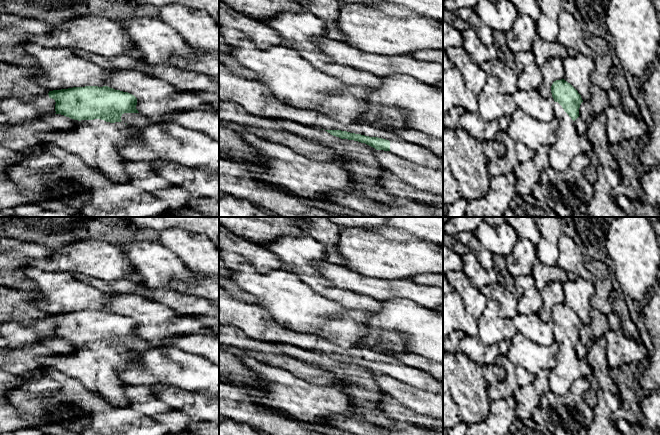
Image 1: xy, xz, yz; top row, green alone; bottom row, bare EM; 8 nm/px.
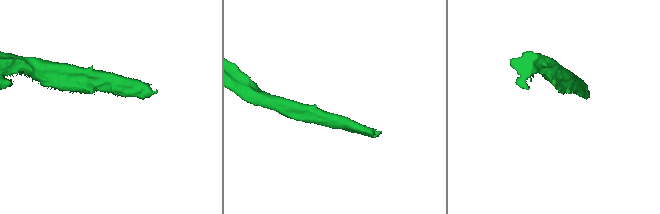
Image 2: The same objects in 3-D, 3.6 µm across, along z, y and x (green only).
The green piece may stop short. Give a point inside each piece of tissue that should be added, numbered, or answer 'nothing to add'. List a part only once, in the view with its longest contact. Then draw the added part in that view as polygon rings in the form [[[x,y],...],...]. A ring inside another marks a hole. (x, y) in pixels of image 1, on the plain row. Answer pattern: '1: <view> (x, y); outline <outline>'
1: xz (257, 324); outline [[[219,284],[219,324],[241,329],[246,337],[275,344],[287,344],[323,354],[341,354],[378,361],[390,365],[390,376],[413,387],[443,394],[443,384],[429,372],[400,362],[392,355],[379,353],[369,348],[342,348],[320,336],[294,331],[278,323],[276,319],[257,304],[231,297]]]

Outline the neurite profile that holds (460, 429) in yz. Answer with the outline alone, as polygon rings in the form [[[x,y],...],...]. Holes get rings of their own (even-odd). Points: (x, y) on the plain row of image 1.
[[[461,422],[455,427],[444,431],[445,435],[466,435],[468,429],[468,424]]]

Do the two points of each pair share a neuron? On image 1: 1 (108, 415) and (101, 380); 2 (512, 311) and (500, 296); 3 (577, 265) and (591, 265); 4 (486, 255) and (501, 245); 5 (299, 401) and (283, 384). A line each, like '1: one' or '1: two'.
1: two
2: one
3: two
4: two
5: one

